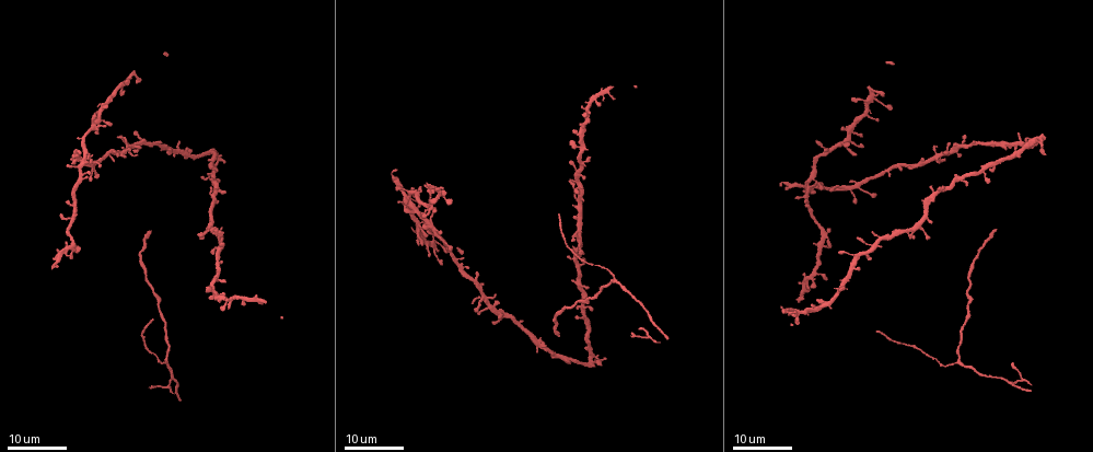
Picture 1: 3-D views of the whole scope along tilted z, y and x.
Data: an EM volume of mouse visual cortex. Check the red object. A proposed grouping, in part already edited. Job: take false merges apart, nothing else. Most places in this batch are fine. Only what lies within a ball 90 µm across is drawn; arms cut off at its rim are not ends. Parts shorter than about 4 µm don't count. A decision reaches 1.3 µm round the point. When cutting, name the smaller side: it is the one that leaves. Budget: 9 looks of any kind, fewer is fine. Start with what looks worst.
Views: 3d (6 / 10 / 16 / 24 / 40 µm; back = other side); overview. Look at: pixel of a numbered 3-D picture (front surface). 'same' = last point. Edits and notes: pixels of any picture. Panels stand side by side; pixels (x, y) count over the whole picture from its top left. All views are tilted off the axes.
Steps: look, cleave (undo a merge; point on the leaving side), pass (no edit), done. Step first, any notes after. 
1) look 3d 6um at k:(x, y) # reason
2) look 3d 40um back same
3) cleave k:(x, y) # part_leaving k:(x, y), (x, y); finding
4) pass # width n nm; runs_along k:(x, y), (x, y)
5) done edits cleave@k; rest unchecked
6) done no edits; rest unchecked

look 3d 16um at 1:(144, 269)

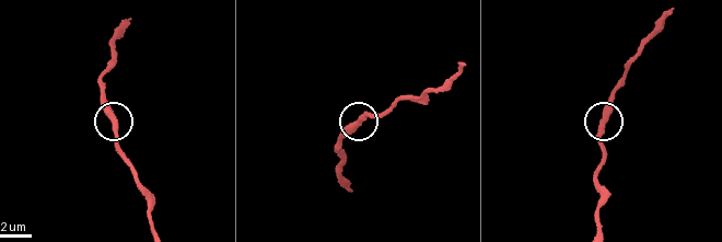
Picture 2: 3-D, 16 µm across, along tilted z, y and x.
look 3d 10um at 2:(604, 122)

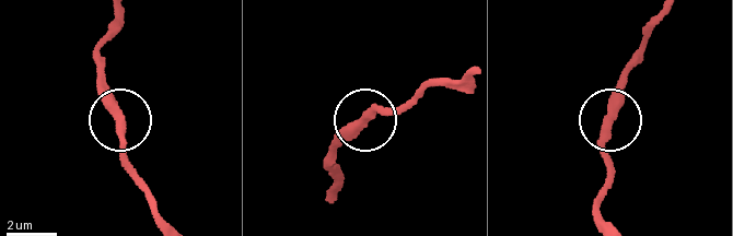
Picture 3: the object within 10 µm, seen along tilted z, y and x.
pass # side_arm 9 um; continuous, no second neuron

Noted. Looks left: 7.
look 3d 24um at 1:(918, 228) # four-way junction

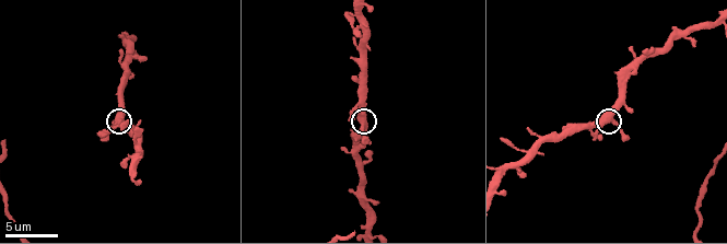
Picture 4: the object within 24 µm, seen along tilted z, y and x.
look 3d 10um at 4:(609, 118)

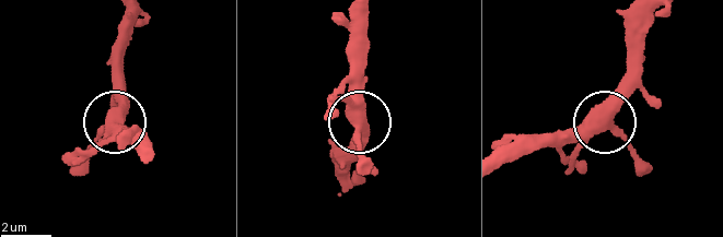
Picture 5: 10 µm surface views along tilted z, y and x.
pass # width 390 nm; all the same neuron

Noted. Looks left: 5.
look 3d 24um at 1:(955, 361) # branch point

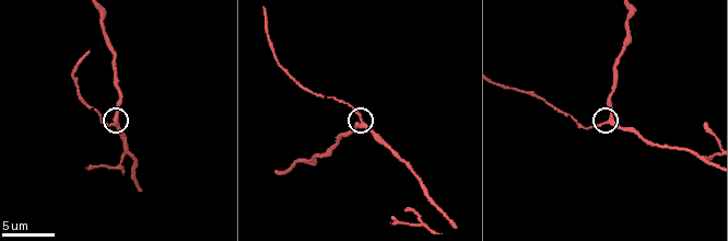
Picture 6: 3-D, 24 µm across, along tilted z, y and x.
look 3d 10um at 6:(364, 124) # zoom in

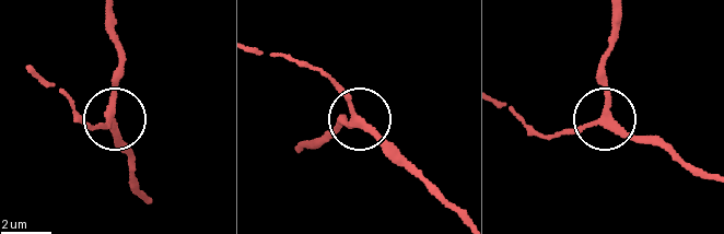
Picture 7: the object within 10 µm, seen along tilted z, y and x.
pass # arms 3; runs_along 7:(107, 19), (121, 72), (112, 114), (90, 128); one neuron here

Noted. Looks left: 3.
look 3d 16um at 1:(609, 90) # calibre changes

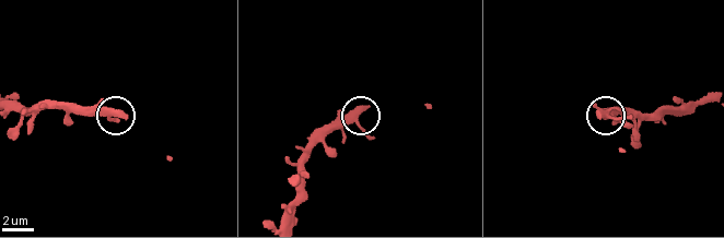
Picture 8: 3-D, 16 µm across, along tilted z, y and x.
look 3d 6um at 8:(111, 115)

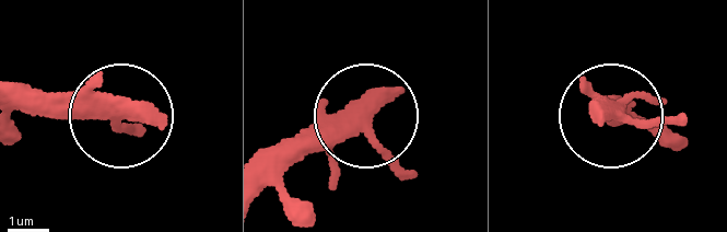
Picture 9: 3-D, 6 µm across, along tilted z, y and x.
pass # all the same neuron

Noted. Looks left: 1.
done no edits; rest unchecked

